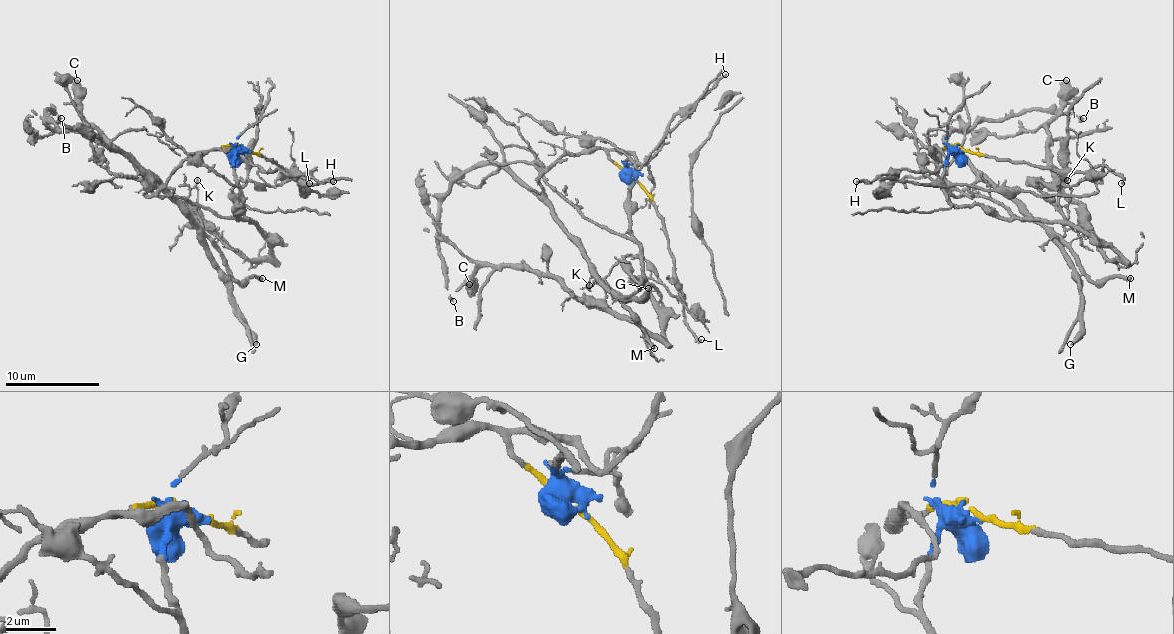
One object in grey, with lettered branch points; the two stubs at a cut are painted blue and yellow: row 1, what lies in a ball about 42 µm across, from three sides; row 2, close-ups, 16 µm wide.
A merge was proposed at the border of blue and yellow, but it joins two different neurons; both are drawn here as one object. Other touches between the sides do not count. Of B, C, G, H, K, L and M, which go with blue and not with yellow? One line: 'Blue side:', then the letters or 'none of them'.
Blue side: C

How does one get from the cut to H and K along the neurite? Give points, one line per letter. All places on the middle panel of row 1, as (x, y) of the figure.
H: (636, 180), (608, 152), (629, 152), (643, 163), (660, 147), (667, 123), (679, 111), (690, 109), (726, 74)
K: (636, 180), (603, 149), (563, 154), (541, 175), (556, 223), (584, 251), (598, 279), (589, 284)

